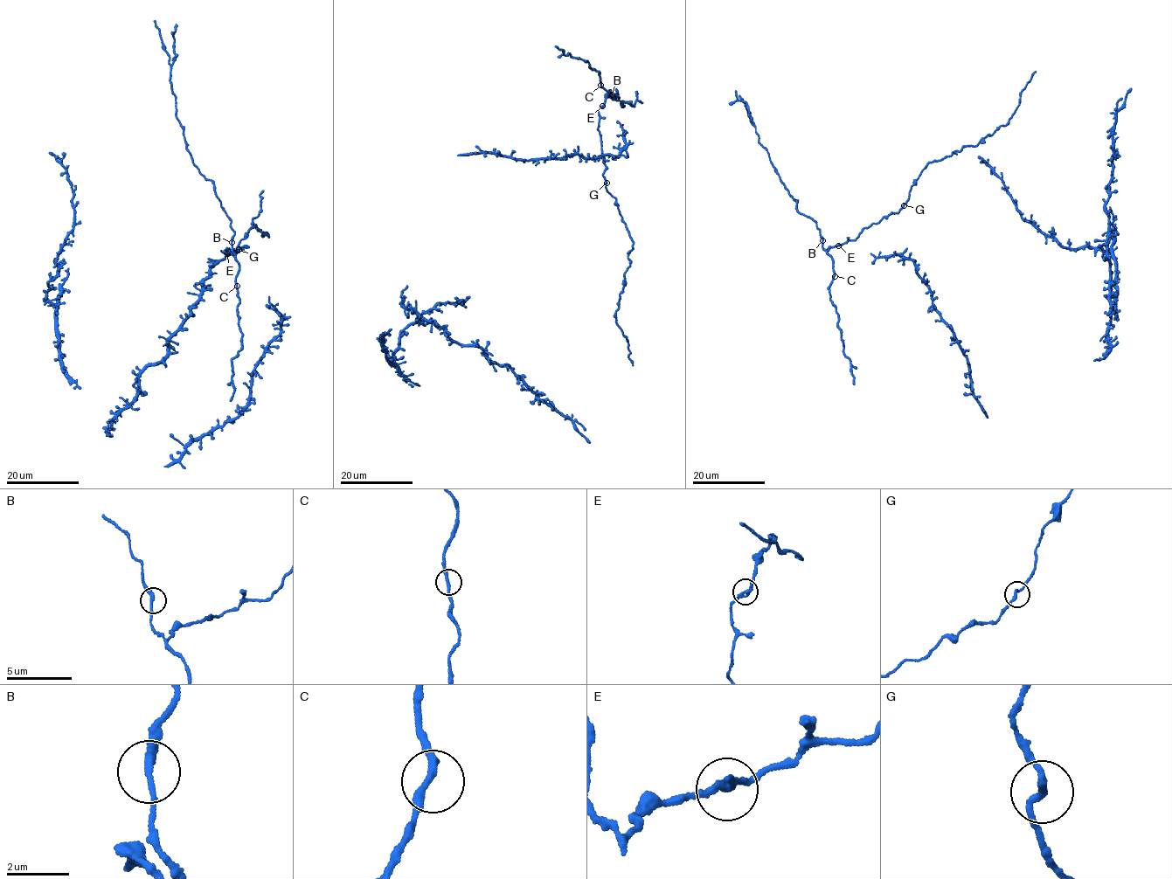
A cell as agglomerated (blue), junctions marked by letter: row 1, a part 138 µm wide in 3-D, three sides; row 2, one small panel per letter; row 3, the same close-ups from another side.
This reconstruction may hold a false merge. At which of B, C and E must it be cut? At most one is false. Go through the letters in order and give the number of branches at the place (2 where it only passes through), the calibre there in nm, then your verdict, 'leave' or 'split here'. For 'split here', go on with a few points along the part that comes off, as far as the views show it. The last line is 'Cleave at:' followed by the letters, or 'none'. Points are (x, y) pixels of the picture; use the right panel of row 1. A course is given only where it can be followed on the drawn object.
B: branches 2; calibre 240 nm; leave
C: branches 2; calibre 240 nm; leave
E: branches 2; calibre 240 nm; leave
Cleave at: none

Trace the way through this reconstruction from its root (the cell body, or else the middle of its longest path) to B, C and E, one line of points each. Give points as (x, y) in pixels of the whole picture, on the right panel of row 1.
B: (1034, 73), (1009, 123), (977, 145), (928, 162), (898, 212), (864, 227), (856, 239), (827, 251), (822, 240)
C: (1034, 73), (1009, 123), (977, 145), (928, 162), (898, 212), (864, 227), (856, 239), (828, 248), (835, 276)
E: (1034, 73), (1009, 123), (977, 145), (928, 162), (898, 212), (838, 245)

